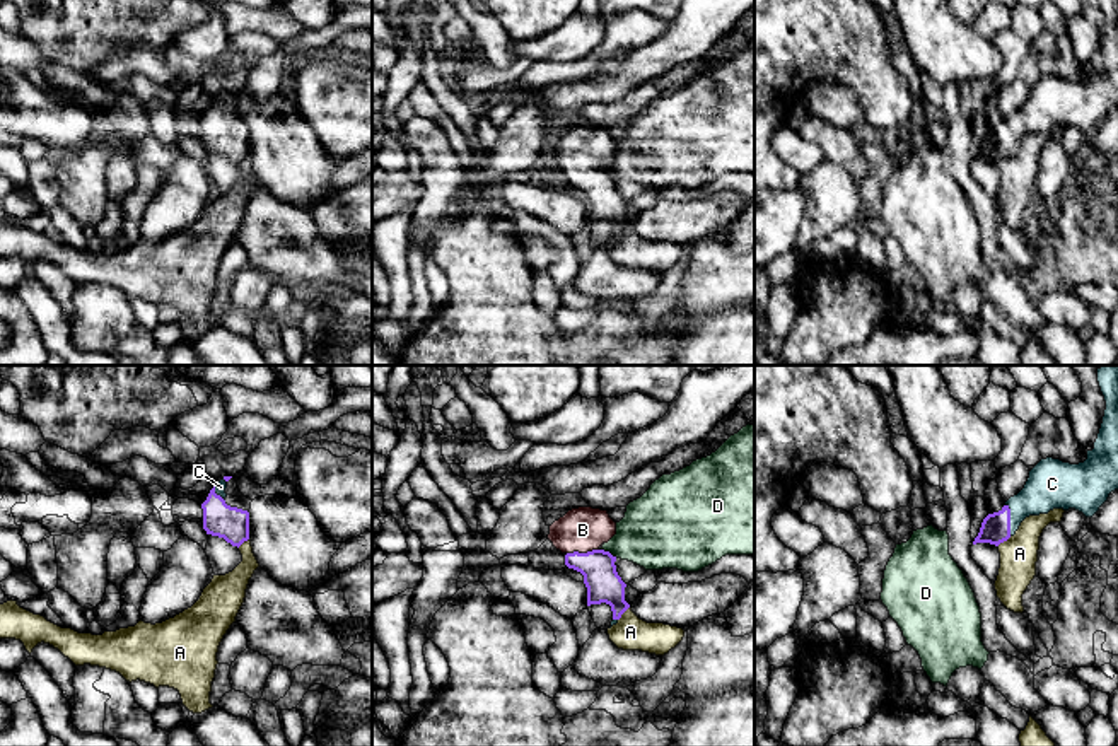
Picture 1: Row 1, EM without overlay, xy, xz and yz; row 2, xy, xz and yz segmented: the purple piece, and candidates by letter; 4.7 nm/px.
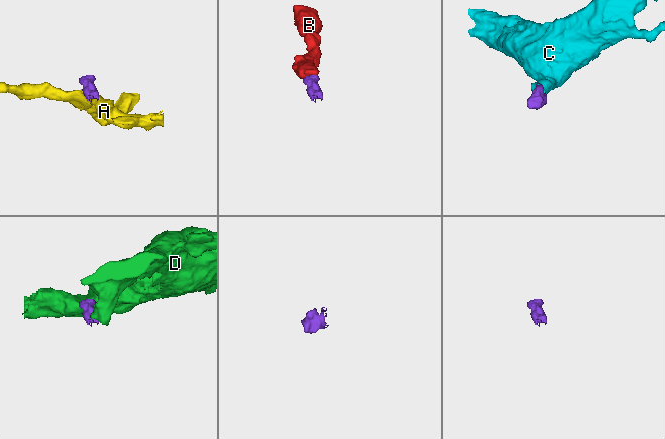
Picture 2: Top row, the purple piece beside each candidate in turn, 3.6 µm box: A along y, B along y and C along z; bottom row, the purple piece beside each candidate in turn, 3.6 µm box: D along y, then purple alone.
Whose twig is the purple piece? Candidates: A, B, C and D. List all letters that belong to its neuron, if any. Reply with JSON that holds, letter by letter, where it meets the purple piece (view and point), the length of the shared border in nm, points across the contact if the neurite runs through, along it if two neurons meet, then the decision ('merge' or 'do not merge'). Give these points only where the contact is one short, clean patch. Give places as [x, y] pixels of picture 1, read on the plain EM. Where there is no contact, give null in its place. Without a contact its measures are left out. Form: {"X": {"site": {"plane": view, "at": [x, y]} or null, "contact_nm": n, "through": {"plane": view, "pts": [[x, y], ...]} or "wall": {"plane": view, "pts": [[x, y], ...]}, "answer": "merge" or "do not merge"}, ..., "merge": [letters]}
{"A": {"site": {"plane": "xz", "at": [623, 229]}, "contact_nm": 90, "wall": {"plane": "xz", "pts": [[628, 224], [618, 238]]}, "answer": "do not merge"}, "B": {"site": {"plane": "xz", "at": [582, 171]}, "contact_nm": 150, "through": {"plane": "xz", "pts": [[601, 197], [599, 188], [582, 171], [582, 147]]}, "answer": "merge"}, "C": {"site": {"plane": "yz", "at": [1009, 137]}, "contact_nm": 150, "through": {"plane": "yz", "pts": [[995, 145], [1009, 137], [1050, 103]]}, "answer": "merge"}, "D": {"site": {"plane": "xz", "at": [608, 169]}, "contact_nm": 90, "wall": {"plane": "xz", "pts": [[601, 166], [617, 174]]}, "answer": "do not merge"}, "merge": ["B", "C"]}

